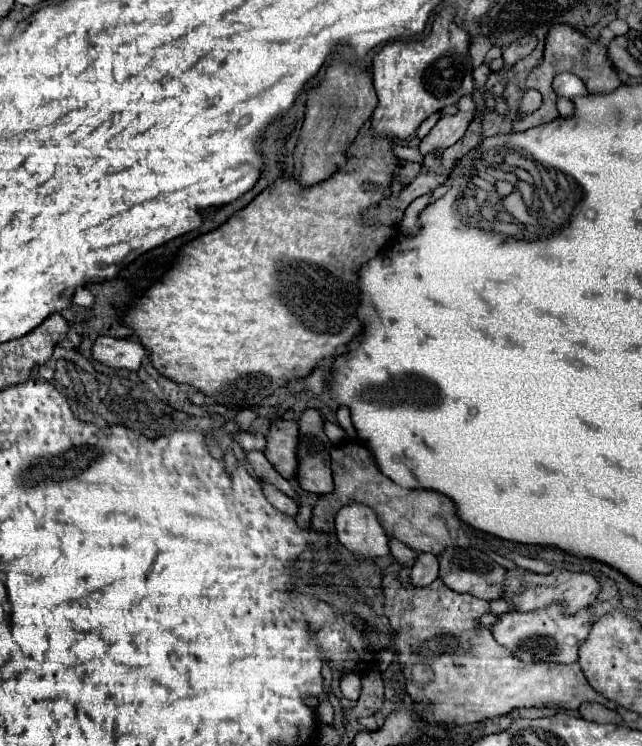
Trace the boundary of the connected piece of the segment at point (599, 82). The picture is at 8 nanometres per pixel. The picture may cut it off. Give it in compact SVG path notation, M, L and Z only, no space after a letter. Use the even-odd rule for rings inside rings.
M556 24L550 28L548 36L546 36L546 50L544 50L544 60L540 66L536 66L528 80L526 80L526 88L534 88L542 94L544 102L542 106L528 114L526 118L514 122L514 132L520 132L520 130L528 130L532 126L540 126L544 122L550 122L554 118L558 118L558 110L556 110L556 94L552 94L552 80L556 74L560 72L572 72L576 74L588 88L588 92L592 94L604 94L604 92L612 92L620 86L620 80L618 80L618 72L614 68L614 64L608 60L608 48L606 44L602 44L600 40L592 40L588 38L586 34L578 32L576 28L568 26L568 24Z

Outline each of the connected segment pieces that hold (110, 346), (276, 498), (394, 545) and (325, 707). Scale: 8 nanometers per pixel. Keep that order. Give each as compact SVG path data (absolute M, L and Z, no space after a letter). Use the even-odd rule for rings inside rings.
M100 336L92 344L92 358L102 362L108 368L138 370L144 356L146 356L146 350L136 340L118 340L118 338Z
M262 484L262 488L264 488L264 494L266 494L266 498L268 498L268 502L274 506L274 508L278 508L280 512L284 512L284 514L288 514L288 516L296 516L296 512L298 512L298 504L292 500L292 498L288 498L286 494L282 494L278 488L274 488L272 484Z
M390 540L390 554L392 554L392 558L394 558L400 566L404 566L404 568L410 568L410 566L414 564L414 558L418 556L414 550L410 550L408 546L404 546L404 544L398 542L398 540Z
M328 700L320 702L318 708L316 708L316 716L318 716L322 722L332 724L332 722L334 722L334 708L332 708L332 704L330 704Z

